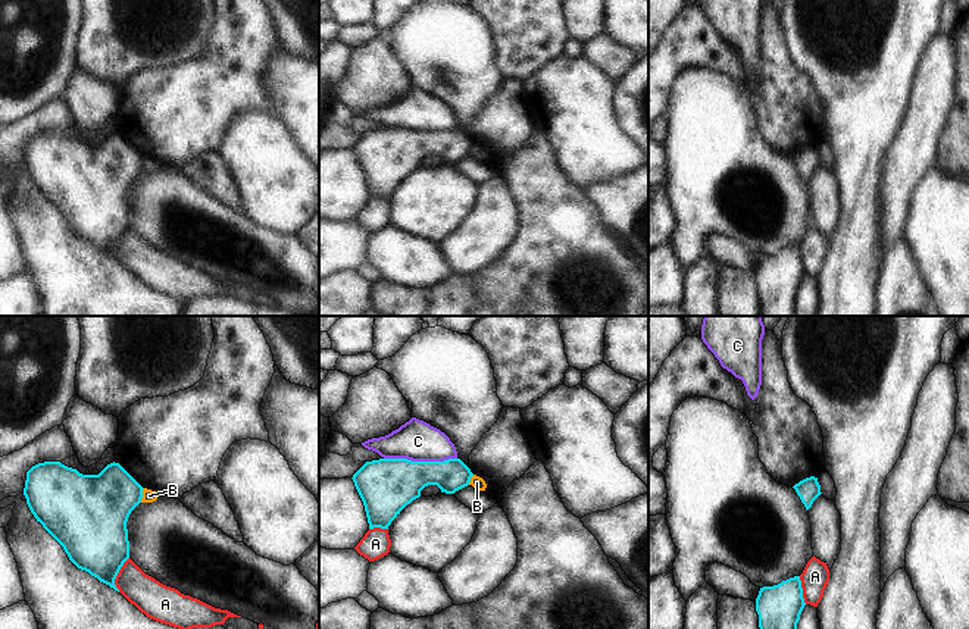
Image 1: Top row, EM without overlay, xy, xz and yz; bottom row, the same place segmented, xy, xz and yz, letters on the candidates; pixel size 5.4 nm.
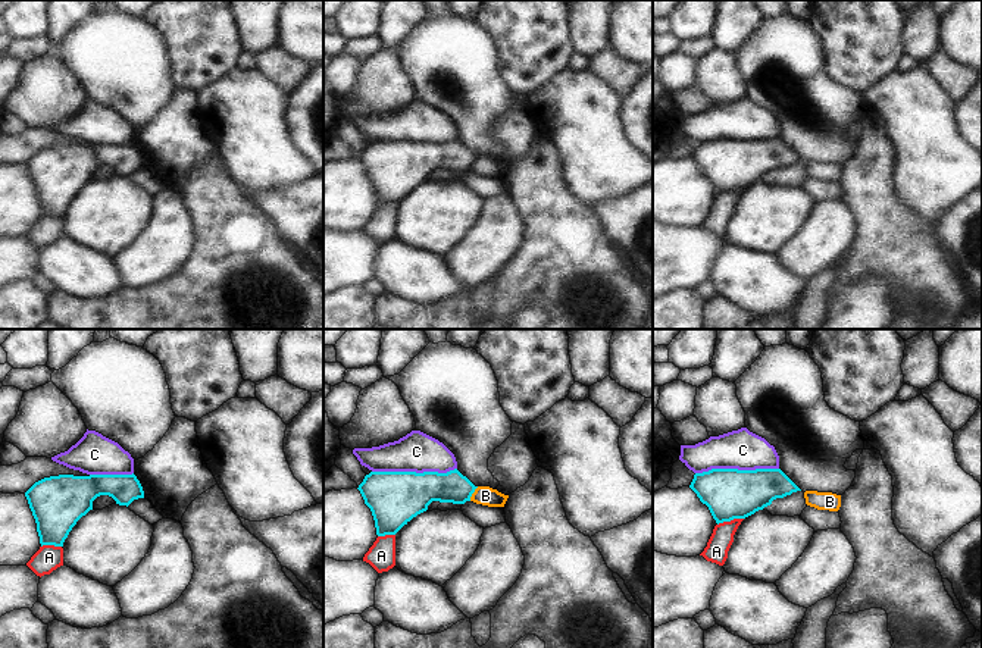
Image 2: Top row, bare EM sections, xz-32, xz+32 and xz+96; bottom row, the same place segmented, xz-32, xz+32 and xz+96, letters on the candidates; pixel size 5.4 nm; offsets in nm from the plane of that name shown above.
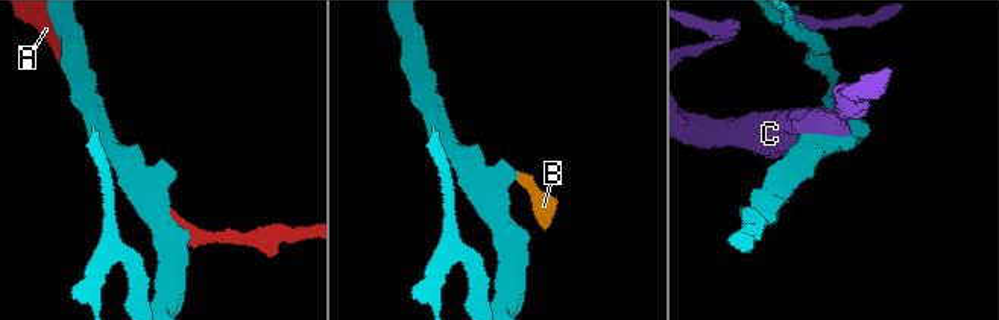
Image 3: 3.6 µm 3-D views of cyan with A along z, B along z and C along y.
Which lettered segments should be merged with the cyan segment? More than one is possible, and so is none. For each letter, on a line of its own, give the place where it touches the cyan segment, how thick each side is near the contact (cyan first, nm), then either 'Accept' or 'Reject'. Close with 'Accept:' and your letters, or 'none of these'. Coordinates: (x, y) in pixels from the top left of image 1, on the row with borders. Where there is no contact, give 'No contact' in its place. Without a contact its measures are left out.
A: Touches cyan at xy (116, 575). Thickness 360 nm (cyan) against 190 nm. Reject
B: Touches cyan at xy (141, 495). Thickness 360 nm (cyan) against 70 nm. Reject
C: Touches cyan at xz (421, 462). Thickness 300 nm (cyan) against 220 nm. Reject
Accept: none of these

